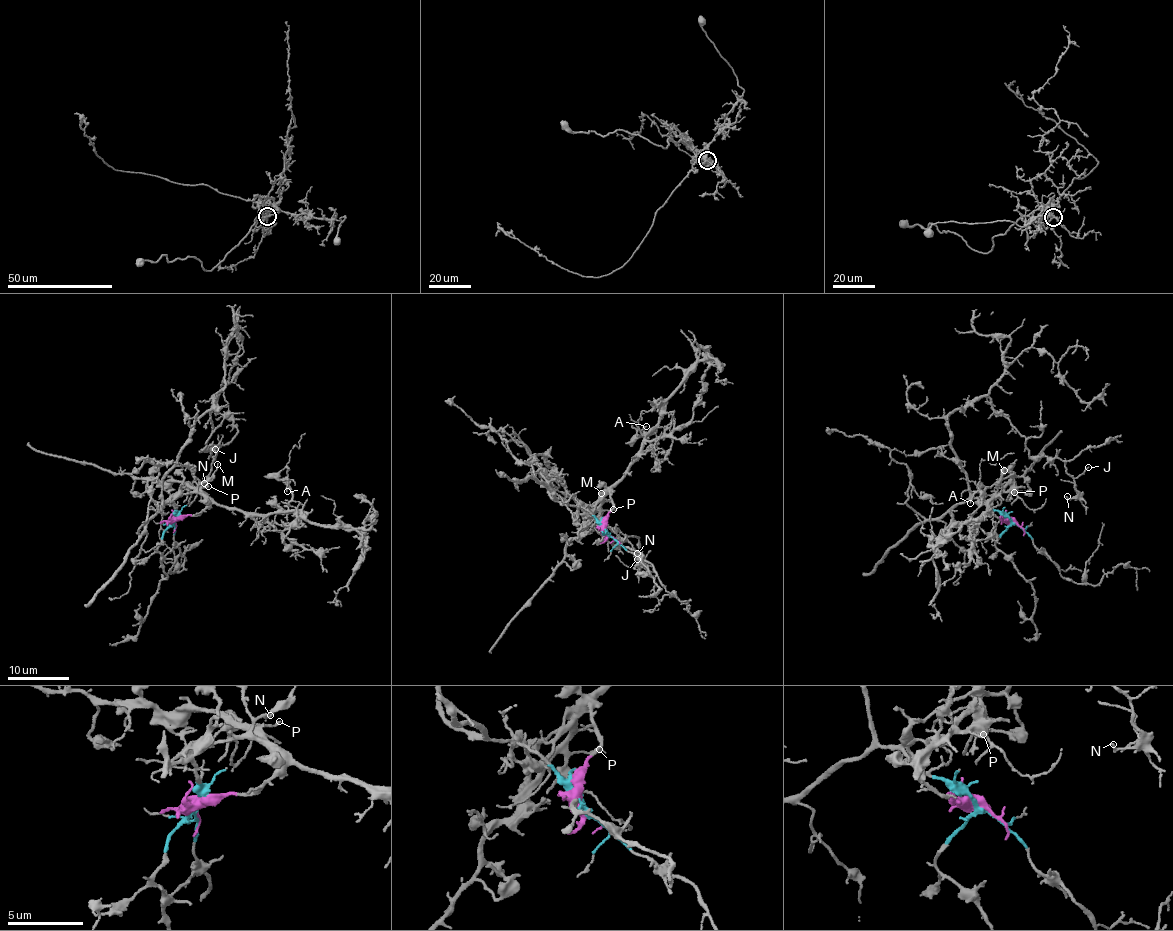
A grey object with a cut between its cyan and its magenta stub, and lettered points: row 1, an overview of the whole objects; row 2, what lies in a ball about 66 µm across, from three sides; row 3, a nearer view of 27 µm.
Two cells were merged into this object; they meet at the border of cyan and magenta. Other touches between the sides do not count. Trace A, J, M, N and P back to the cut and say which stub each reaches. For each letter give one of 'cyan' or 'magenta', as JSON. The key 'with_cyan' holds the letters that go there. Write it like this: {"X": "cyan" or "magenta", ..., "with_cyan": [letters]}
{"A": "magenta", "J": "cyan", "M": "magenta", "N": "cyan", "P": "magenta", "with_cyan": ["J", "N"]}

